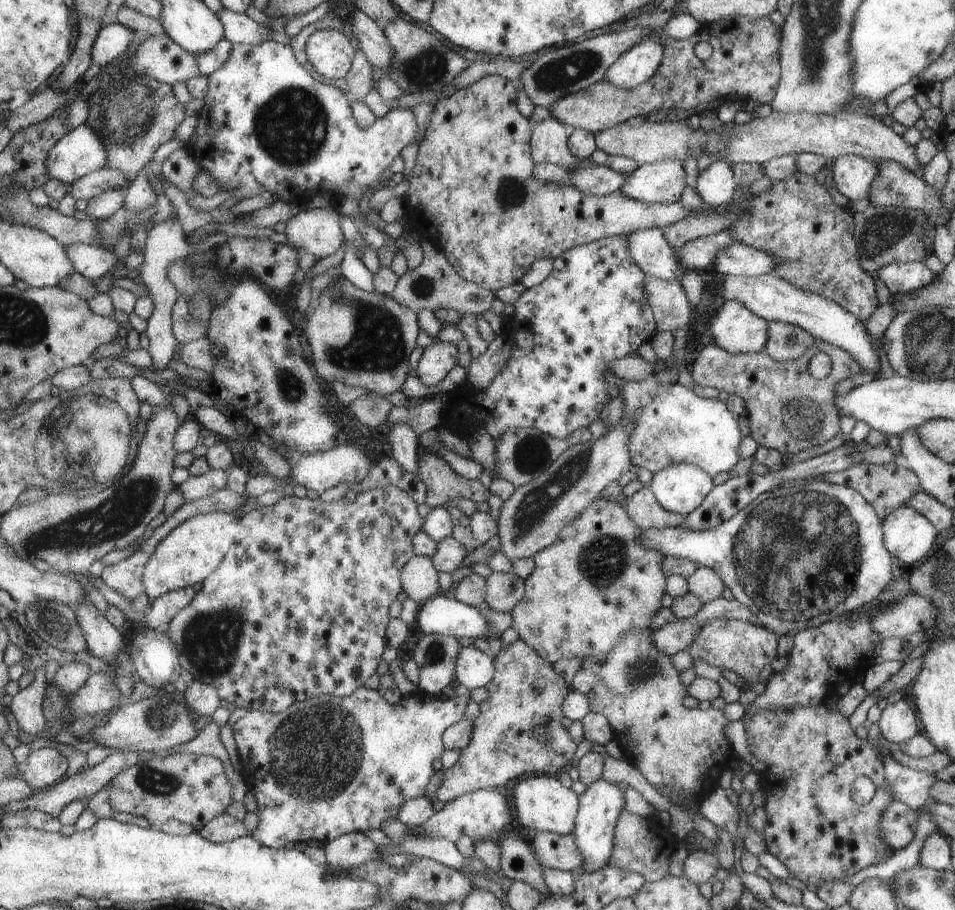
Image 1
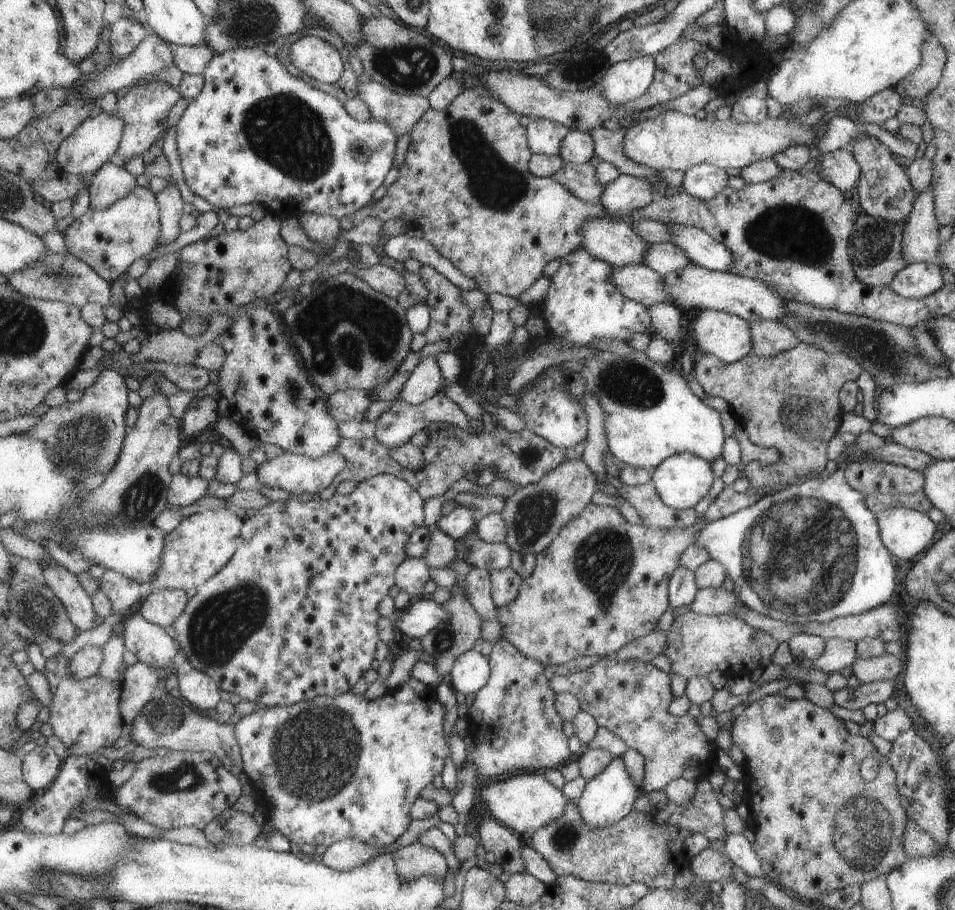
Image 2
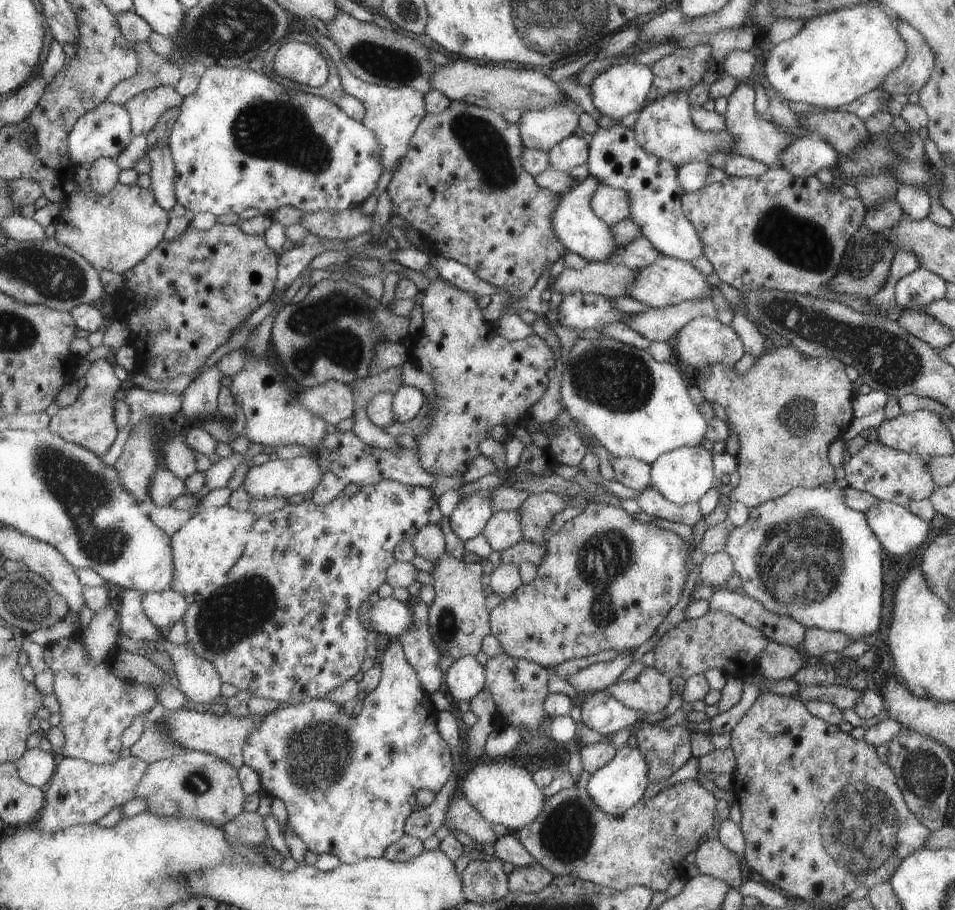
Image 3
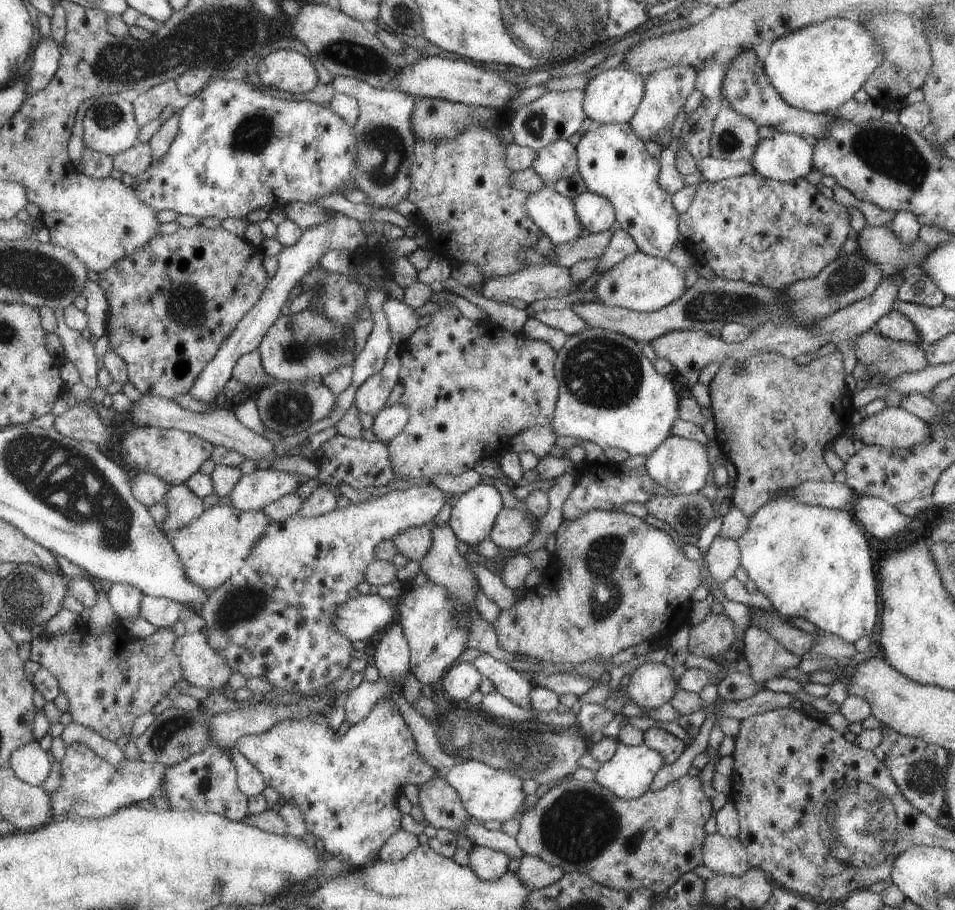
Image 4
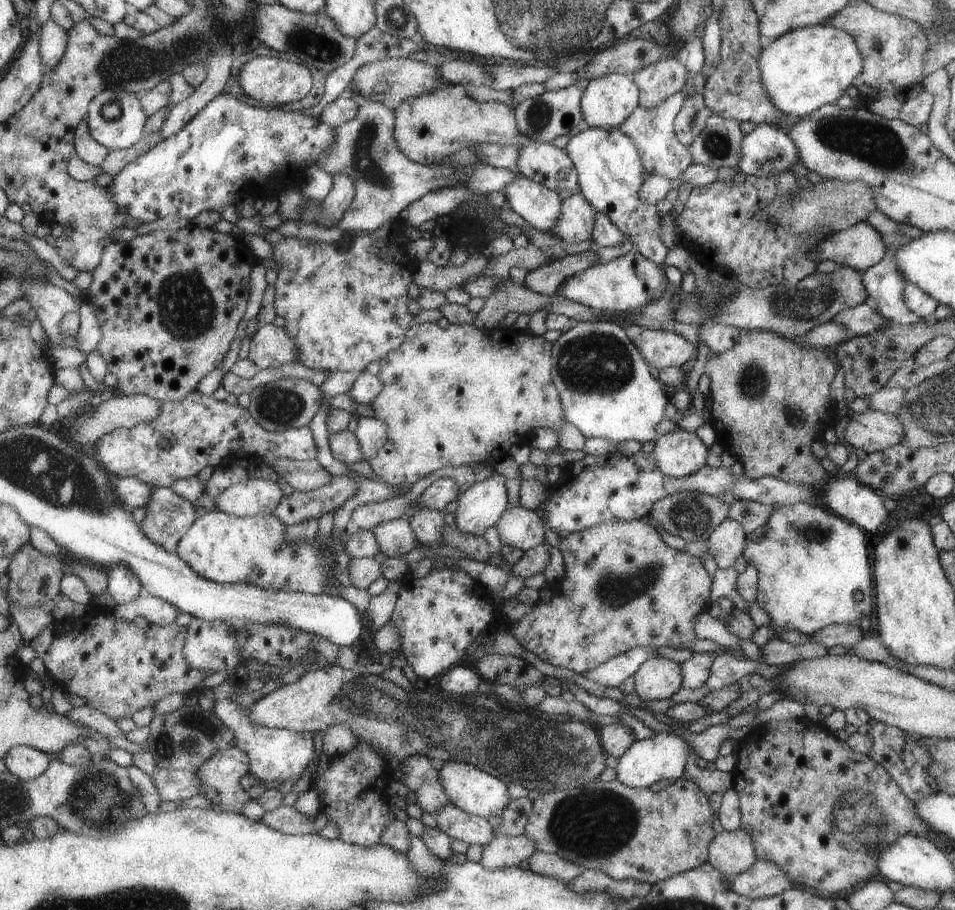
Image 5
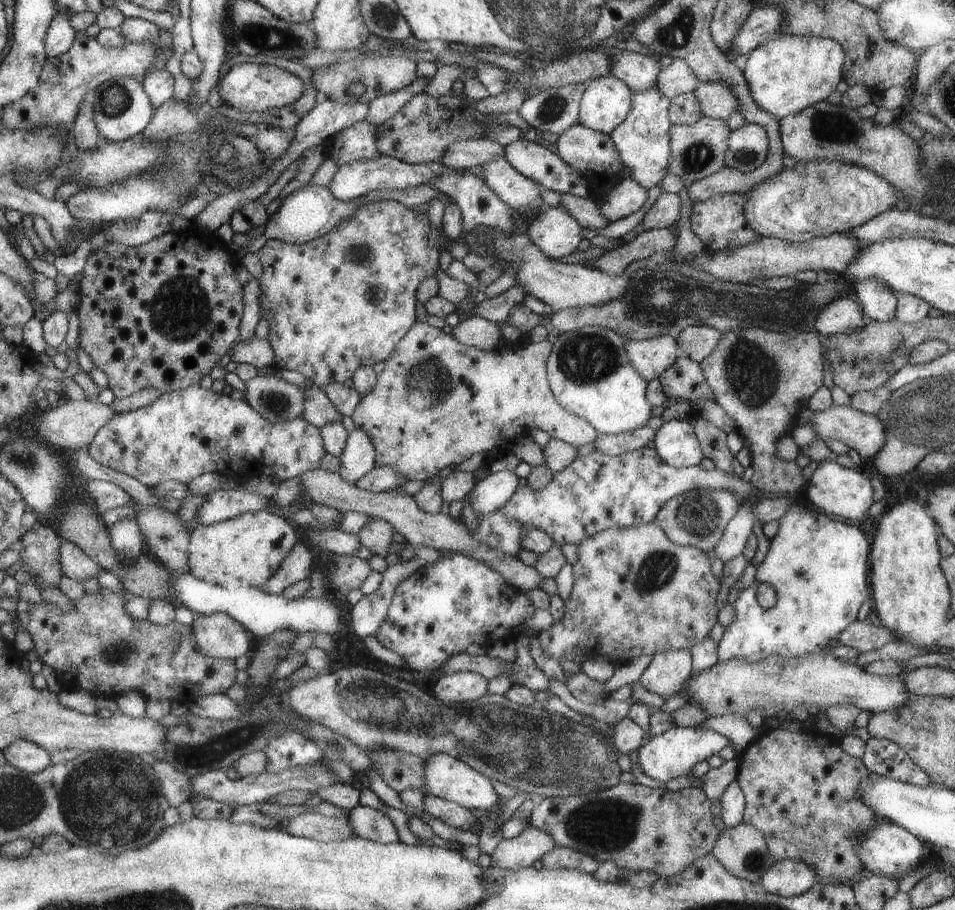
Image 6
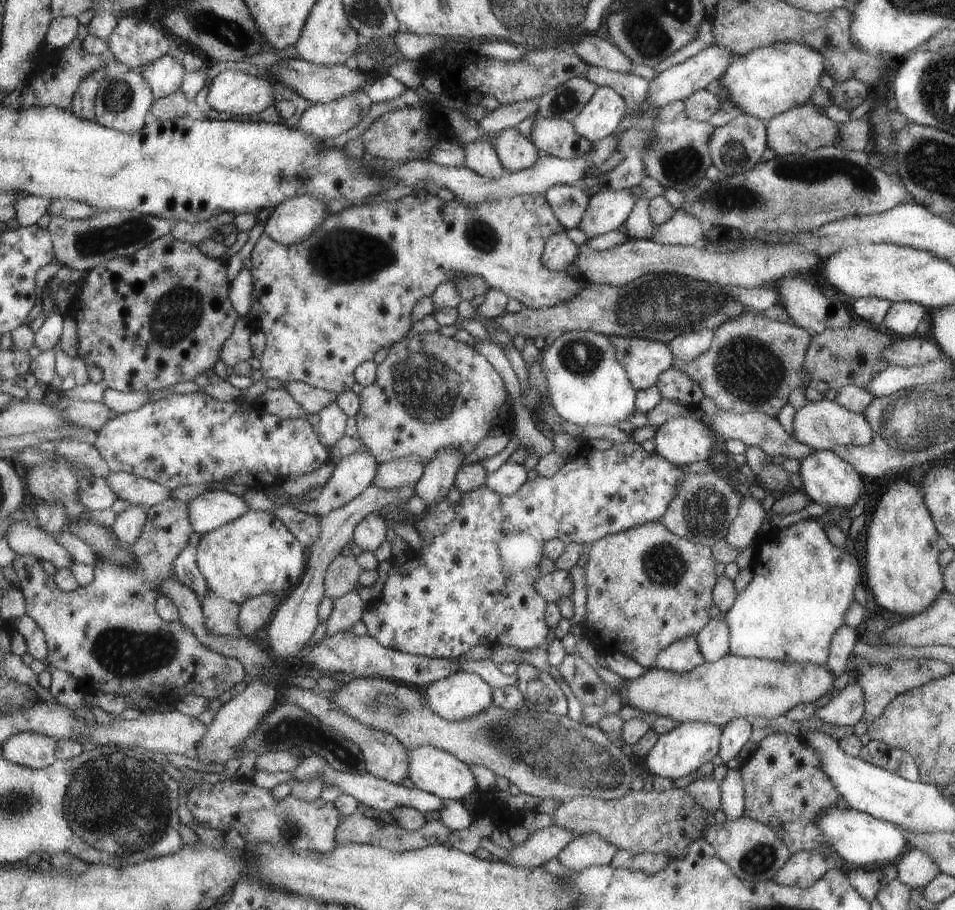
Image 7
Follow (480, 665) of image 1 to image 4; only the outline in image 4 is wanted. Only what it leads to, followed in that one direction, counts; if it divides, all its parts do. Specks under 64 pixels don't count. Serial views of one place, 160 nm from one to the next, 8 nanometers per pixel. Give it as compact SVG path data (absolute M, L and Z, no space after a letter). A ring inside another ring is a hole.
M463 661L457 662L447 671L442 681L444 690L458 700L467 700L483 682L483 674L473 664Z

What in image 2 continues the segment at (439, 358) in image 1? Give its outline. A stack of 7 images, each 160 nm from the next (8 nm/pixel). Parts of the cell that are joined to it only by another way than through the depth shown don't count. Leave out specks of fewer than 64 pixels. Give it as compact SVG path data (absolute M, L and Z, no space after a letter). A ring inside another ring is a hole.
M431 354L431 356L420 360L404 390L396 394L400 400L407 402L409 405L419 405L439 393L443 372L437 364L436 355Z

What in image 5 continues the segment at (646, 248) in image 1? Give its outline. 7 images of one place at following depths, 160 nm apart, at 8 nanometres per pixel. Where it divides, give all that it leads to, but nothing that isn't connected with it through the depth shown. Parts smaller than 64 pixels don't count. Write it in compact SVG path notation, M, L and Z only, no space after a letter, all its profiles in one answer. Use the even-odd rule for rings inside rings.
M515 175L501 192L509 210L519 214L527 225L551 232L561 218L558 192L549 190L523 175Z

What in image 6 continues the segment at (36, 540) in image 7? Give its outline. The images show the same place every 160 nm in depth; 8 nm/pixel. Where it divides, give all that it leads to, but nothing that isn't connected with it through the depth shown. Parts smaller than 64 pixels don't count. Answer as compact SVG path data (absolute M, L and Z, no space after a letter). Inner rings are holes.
M63 540L61 547L62 569L65 575L83 582L95 577L104 568L93 560L78 544Z

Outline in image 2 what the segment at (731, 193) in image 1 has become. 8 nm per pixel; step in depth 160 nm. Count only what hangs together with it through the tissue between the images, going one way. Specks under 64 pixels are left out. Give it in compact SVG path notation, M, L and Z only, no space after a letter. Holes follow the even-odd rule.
M700 163L683 173L681 190L691 197L710 200L726 186L727 179L725 170Z

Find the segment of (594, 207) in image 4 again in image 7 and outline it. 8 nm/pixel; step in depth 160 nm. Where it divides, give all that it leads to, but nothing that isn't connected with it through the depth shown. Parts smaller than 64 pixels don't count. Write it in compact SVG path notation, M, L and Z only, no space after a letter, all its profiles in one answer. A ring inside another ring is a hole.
M565 230L553 233L545 239L540 256L541 264L550 271L565 271L577 257L579 247L567 239Z

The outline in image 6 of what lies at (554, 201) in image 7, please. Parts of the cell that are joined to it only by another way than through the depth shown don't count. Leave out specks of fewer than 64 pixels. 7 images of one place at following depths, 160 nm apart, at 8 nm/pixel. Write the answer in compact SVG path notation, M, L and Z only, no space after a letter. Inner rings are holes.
M560 194L559 207L566 208L583 228L603 228L609 222L599 212L598 206L587 197L576 197L572 194Z

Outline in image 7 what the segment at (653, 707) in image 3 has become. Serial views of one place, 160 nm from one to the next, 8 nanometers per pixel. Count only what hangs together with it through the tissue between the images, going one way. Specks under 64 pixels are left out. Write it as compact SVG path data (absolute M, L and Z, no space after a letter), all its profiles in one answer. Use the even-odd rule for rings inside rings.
M689 635L672 642L661 650L651 667L681 673L690 671L694 666L703 662L701 647L698 645L696 635Z

